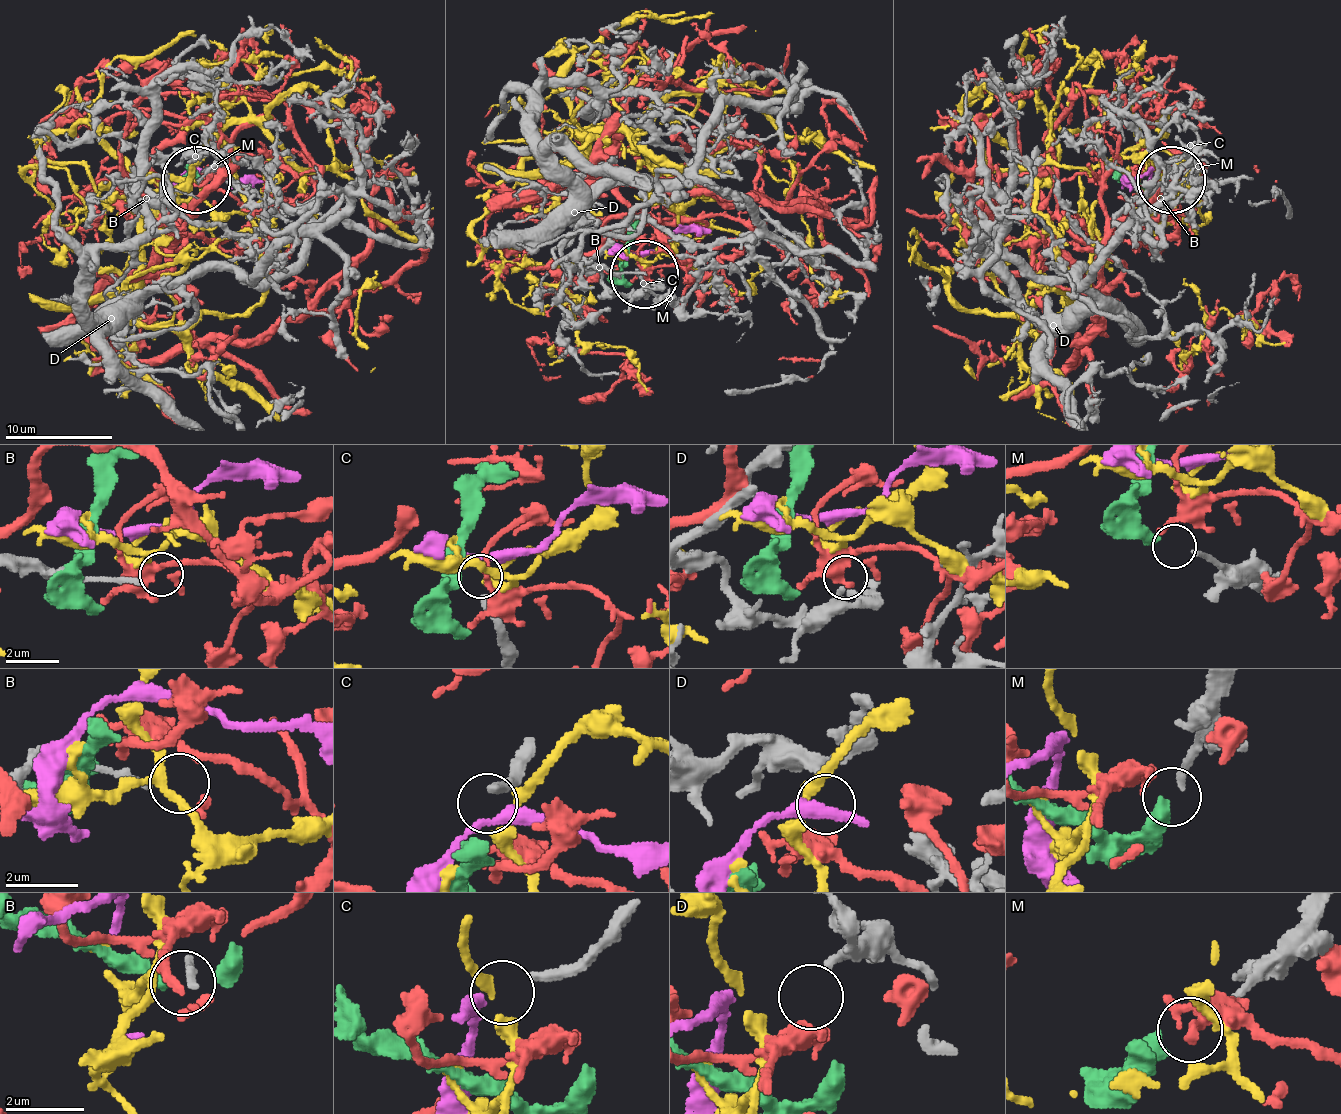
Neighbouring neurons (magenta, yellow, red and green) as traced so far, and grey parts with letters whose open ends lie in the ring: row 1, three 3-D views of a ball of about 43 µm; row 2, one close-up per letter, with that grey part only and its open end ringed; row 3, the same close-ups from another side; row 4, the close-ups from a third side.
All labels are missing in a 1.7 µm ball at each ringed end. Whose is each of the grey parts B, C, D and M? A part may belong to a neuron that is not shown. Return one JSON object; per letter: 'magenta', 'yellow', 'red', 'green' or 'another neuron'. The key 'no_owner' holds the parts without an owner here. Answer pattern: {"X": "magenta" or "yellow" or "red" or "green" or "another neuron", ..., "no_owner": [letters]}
{"B": "another neuron", "C": "magenta", "D": "another neuron", "M": "green", "no_owner": ["B", "D"]}

